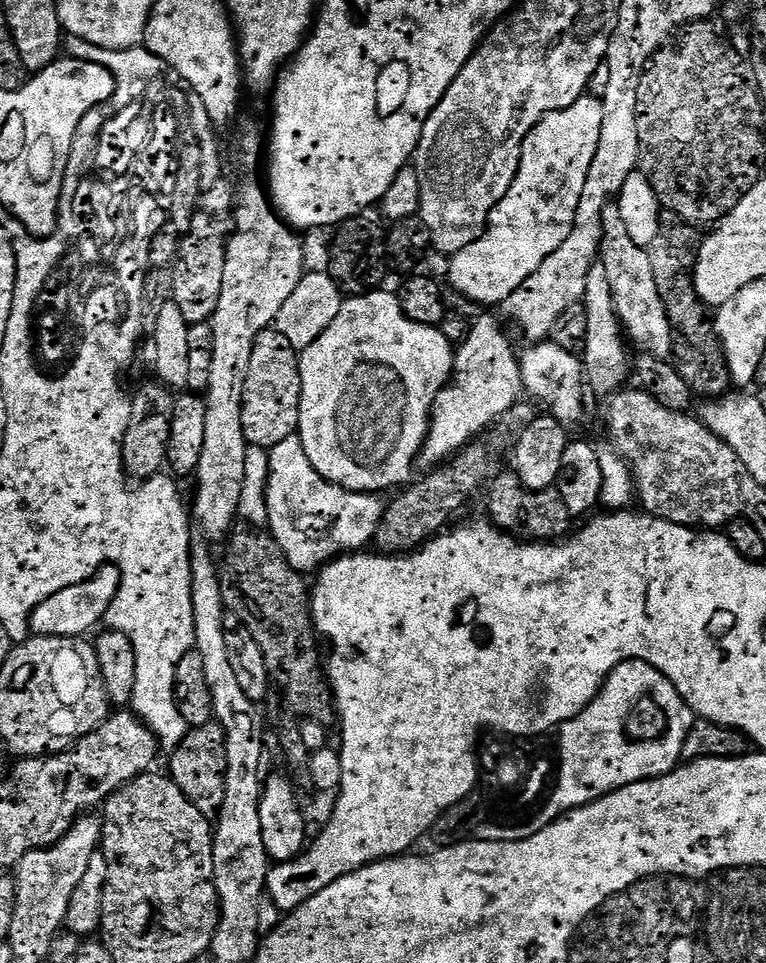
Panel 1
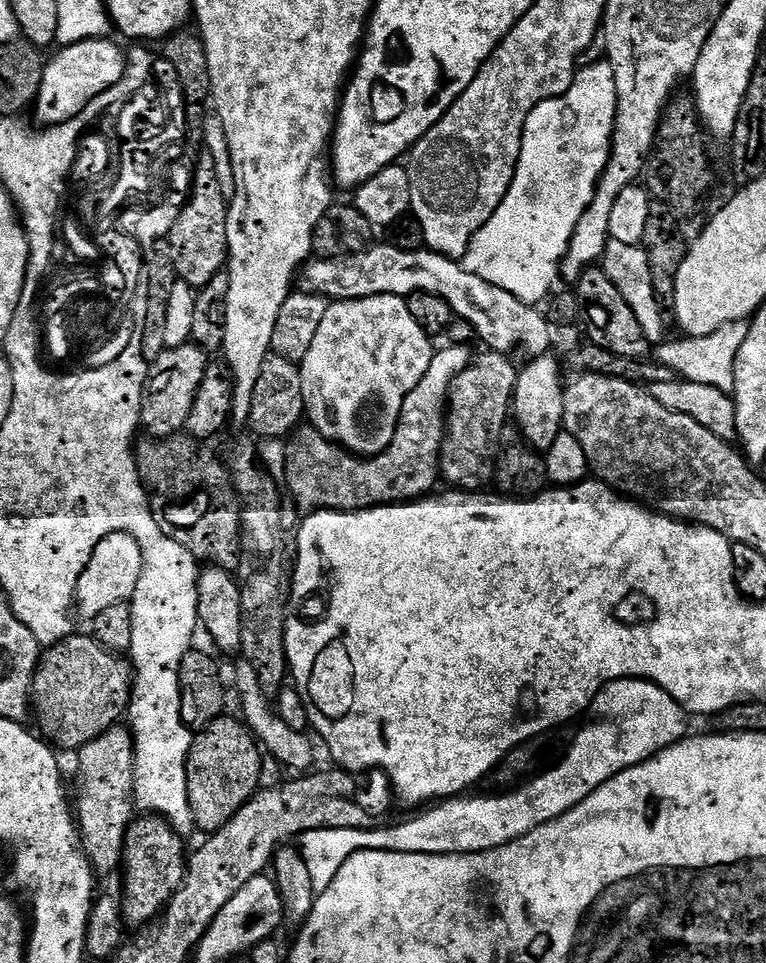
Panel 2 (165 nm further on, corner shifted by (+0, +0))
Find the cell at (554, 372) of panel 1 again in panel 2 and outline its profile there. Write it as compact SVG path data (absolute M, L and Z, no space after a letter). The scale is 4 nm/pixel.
M390 242L373 243L367 252L359 252L357 256L346 256L338 260L309 259L303 265L303 291L315 292L318 296L327 296L329 301L361 300L371 296L403 296L413 292L429 292L446 298L453 313L459 319L470 322L474 326L477 337L485 340L487 347L494 352L515 353L515 348L529 352L535 358L545 355L552 344L553 325L547 315L539 307L514 298L514 294L506 294L506 290L498 290L498 286L490 286L490 282L482 282L478 274L470 274L463 263L451 260L431 250L419 252L403 252Z

